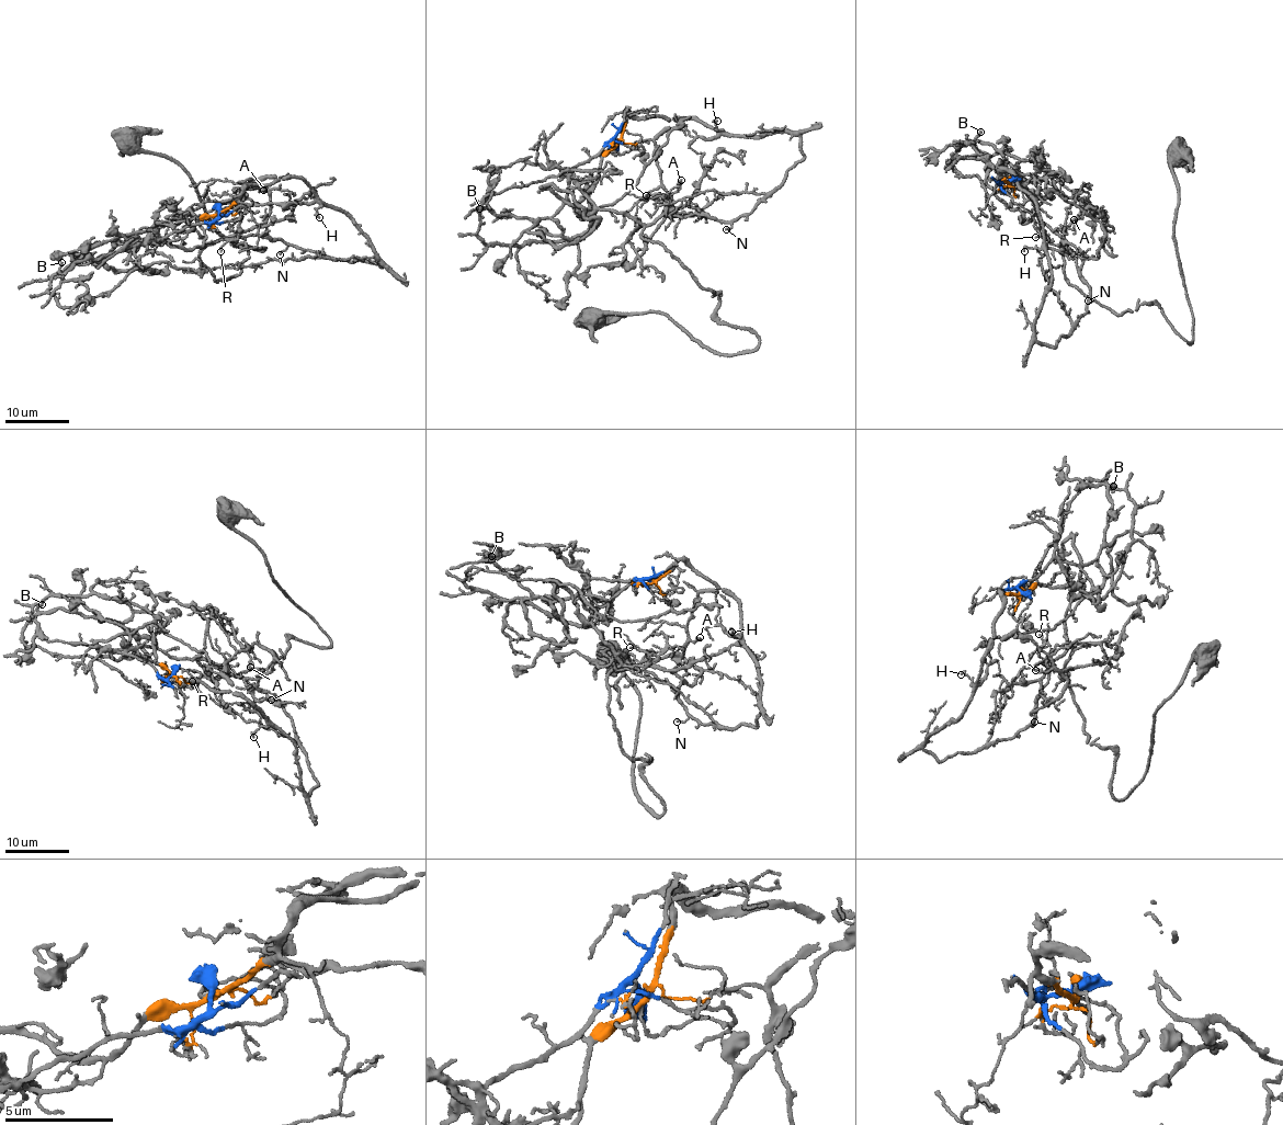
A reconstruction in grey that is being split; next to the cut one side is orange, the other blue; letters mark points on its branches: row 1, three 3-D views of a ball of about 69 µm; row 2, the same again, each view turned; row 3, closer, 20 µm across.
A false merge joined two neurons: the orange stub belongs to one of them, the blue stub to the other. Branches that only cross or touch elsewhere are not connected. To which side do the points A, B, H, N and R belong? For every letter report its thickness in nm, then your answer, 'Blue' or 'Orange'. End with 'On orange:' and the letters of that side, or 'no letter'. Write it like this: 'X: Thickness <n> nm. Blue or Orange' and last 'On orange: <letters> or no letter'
A: Thickness 100 nm. Blue
B: Thickness 120 nm. Blue
H: Thickness 160 nm. Orange
N: Thickness 110 nm. Orange
R: Thickness 100 nm. Orange
On orange: H, N, R

